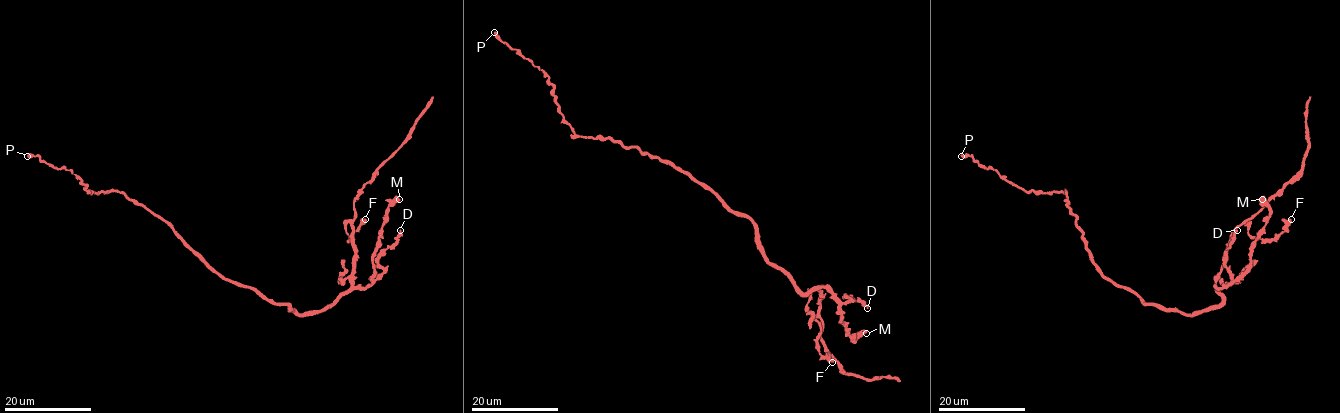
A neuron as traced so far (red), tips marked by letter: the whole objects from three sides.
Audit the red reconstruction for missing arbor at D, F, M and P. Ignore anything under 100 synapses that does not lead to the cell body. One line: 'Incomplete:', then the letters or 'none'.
Incomplete: none

